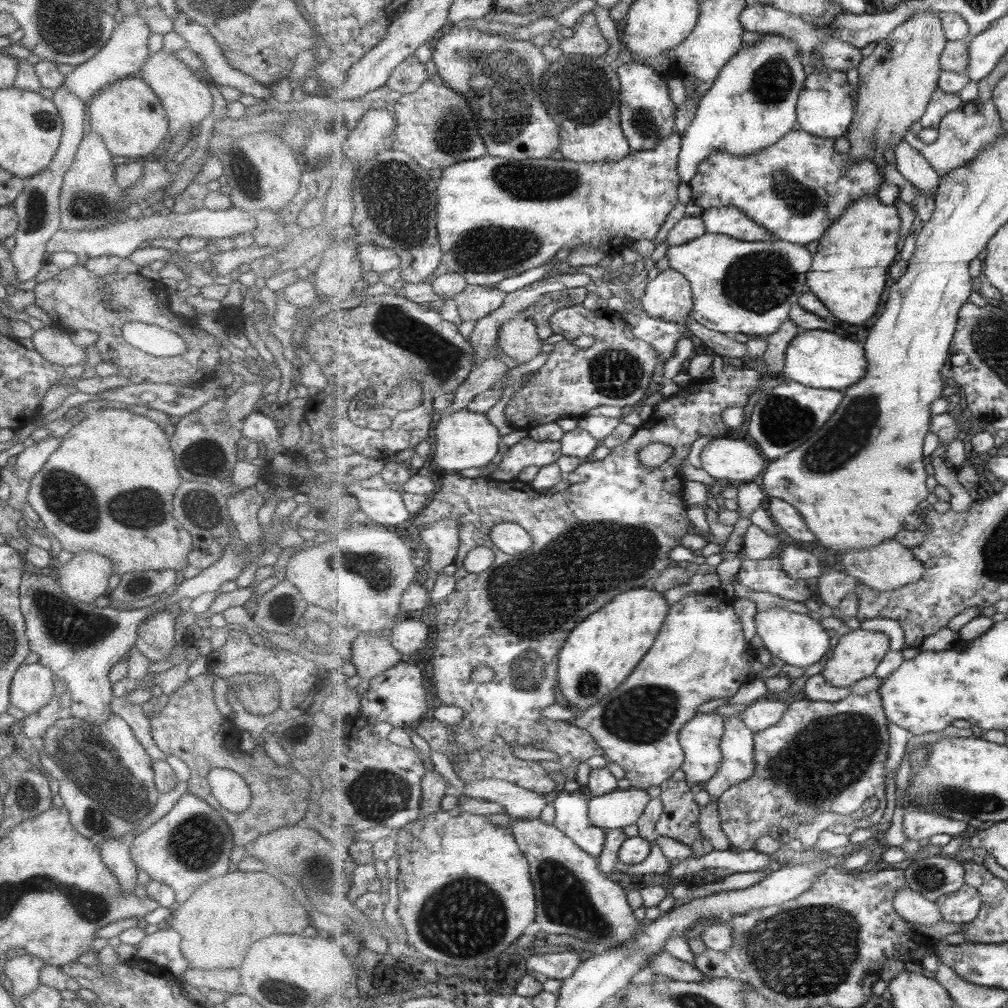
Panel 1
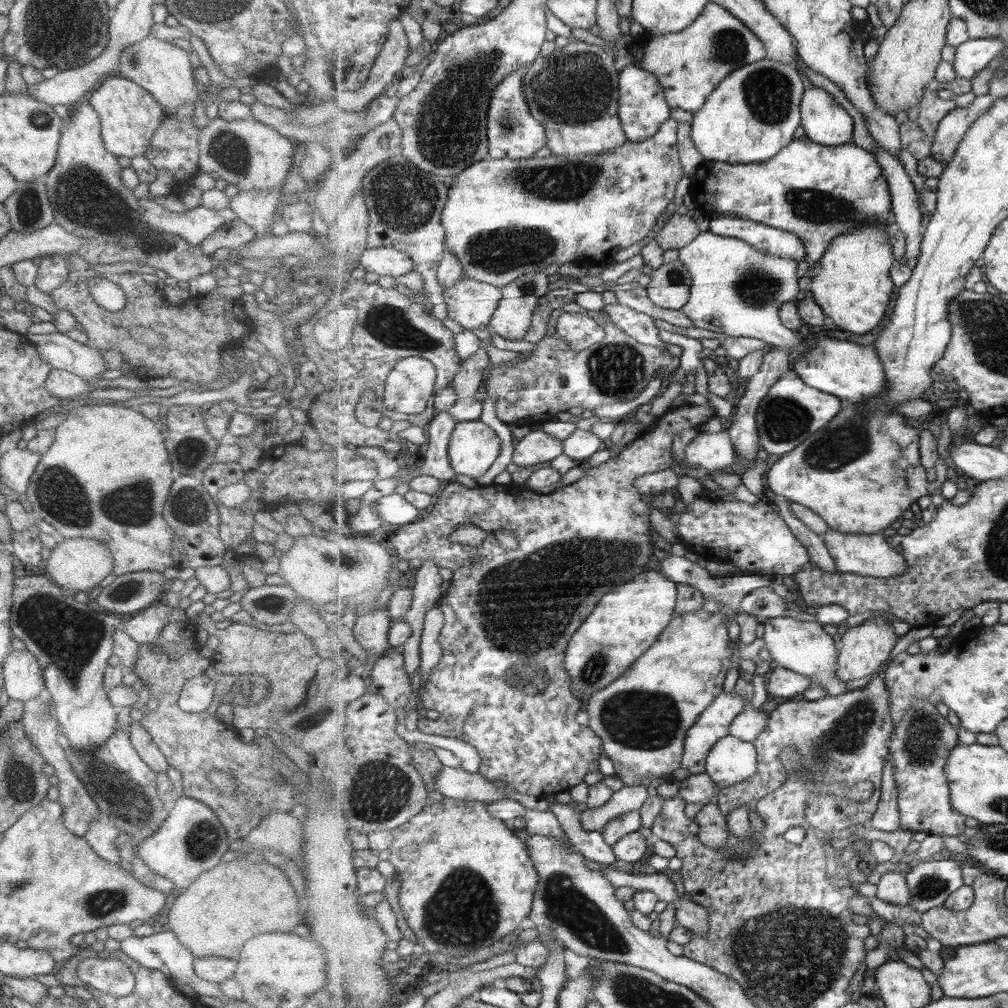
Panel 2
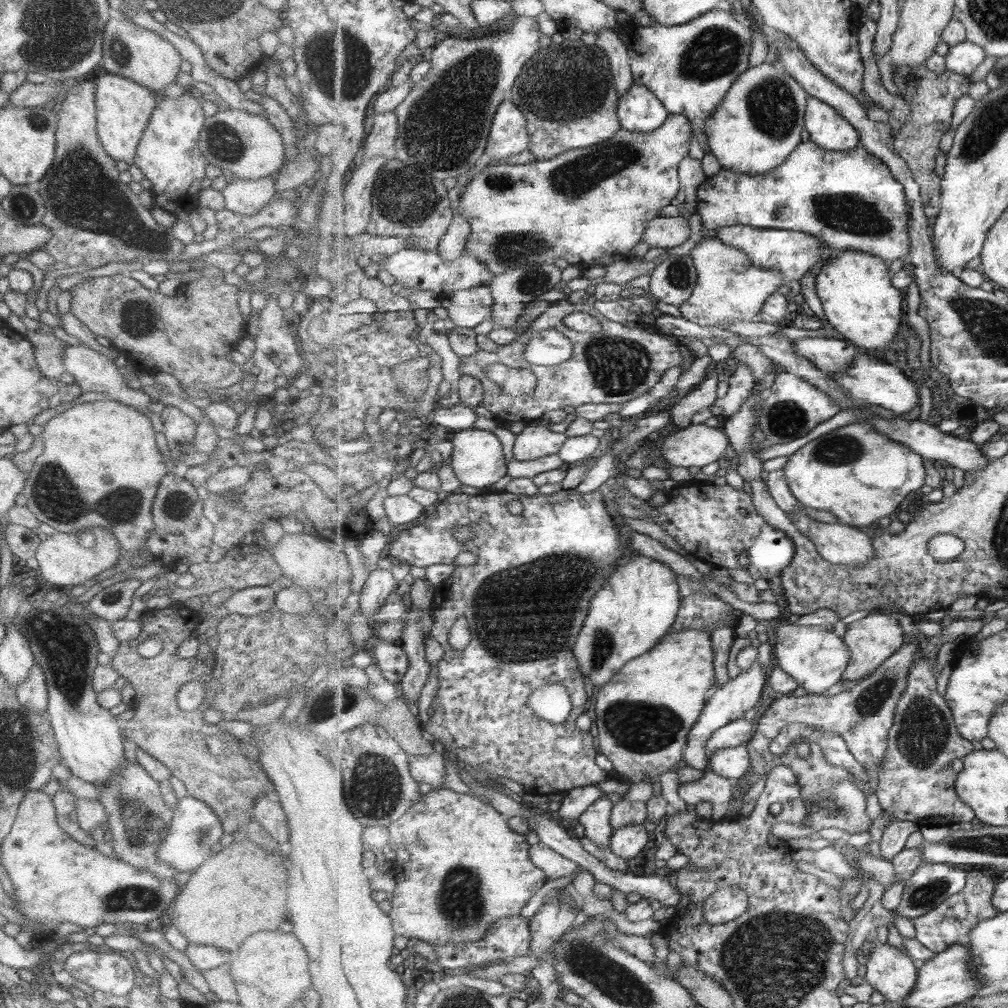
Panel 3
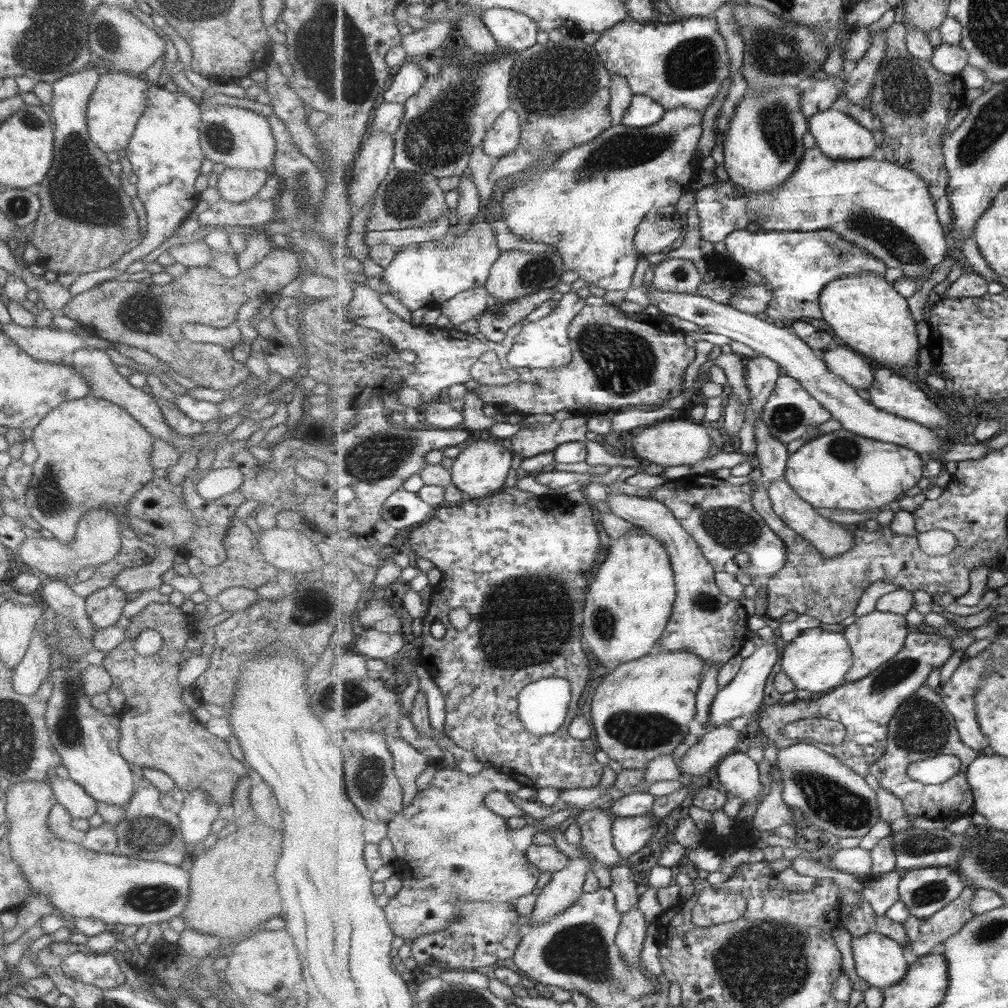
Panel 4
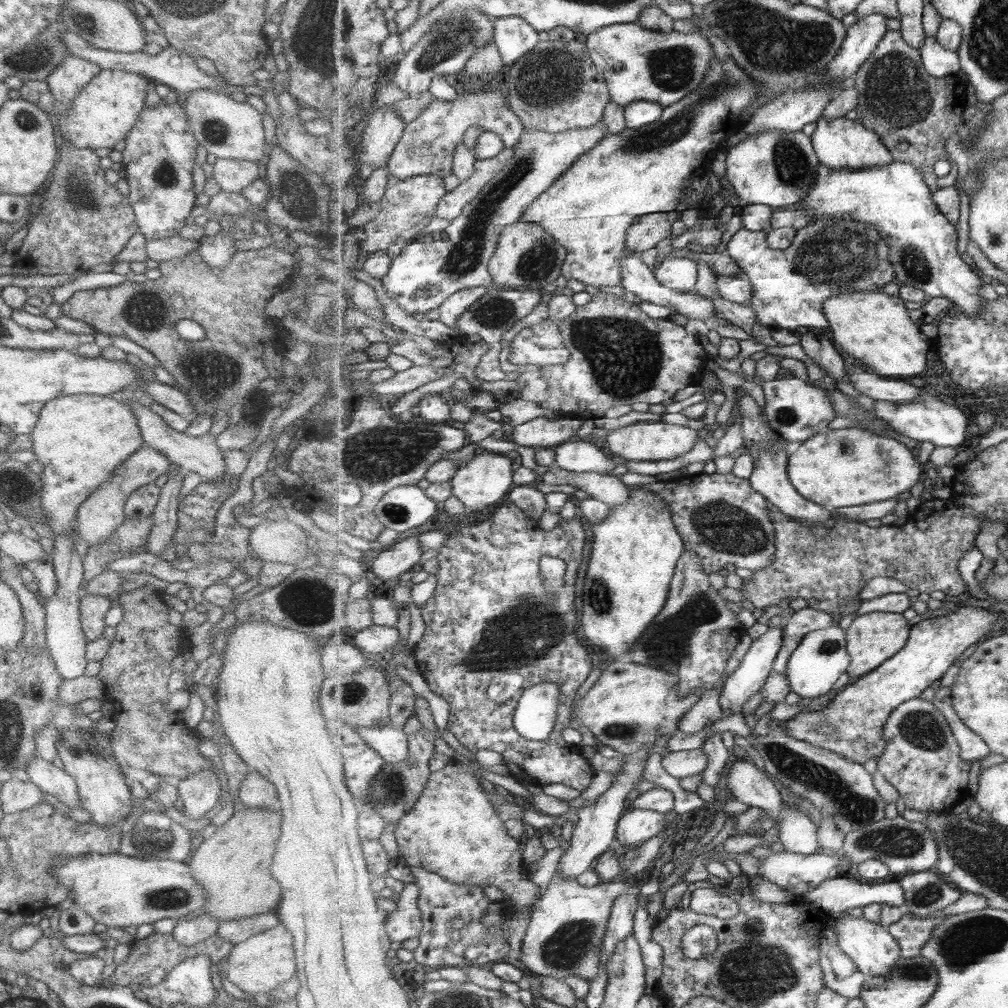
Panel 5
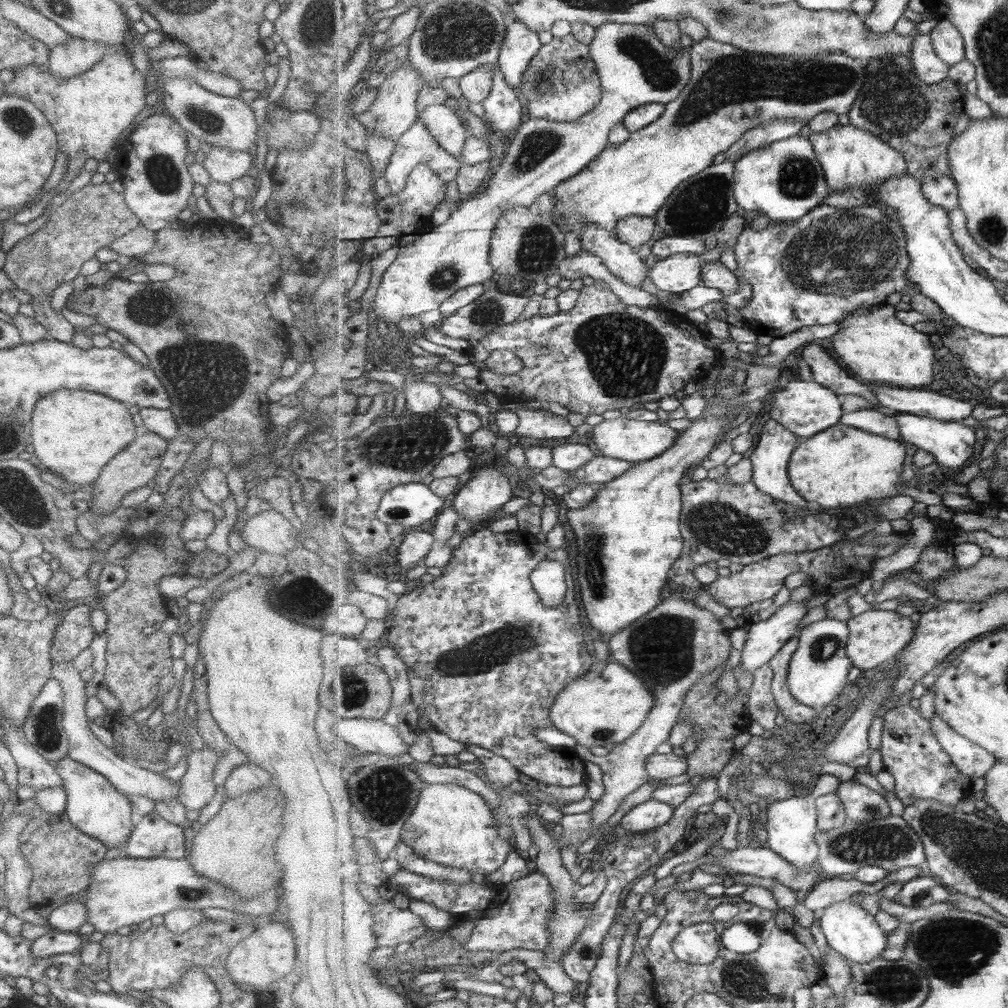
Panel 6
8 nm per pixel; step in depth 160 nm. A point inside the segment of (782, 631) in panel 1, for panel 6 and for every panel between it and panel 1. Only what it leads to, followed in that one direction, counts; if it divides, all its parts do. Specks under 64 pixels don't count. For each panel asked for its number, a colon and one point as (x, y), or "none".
2: (803, 646)
3: (817, 658)
4: (818, 661)
5: (821, 662)
6: (818, 672)

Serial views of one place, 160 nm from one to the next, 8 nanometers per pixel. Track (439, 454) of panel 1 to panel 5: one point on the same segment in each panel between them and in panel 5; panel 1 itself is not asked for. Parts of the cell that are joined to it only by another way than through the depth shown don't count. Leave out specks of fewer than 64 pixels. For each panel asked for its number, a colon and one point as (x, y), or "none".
2: (473, 448)
3: (477, 459)
4: (481, 469)
5: (486, 479)

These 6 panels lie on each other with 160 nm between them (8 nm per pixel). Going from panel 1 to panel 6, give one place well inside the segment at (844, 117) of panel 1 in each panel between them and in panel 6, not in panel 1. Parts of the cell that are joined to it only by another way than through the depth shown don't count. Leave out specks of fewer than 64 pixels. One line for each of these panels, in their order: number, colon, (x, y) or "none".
2: (824, 120)
3: (826, 126)
4: (838, 134)
5: (840, 143)
6: (851, 157)

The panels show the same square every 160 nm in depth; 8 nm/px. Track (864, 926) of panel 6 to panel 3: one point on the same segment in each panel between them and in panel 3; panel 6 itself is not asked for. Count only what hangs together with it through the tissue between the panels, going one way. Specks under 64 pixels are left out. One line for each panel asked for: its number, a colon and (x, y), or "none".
3: (894, 974)
4: (880, 961)
5: (875, 951)

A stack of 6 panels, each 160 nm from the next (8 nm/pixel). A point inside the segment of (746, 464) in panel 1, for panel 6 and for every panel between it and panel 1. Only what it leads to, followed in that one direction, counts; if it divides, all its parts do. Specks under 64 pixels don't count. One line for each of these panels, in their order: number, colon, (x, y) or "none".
2: (716, 452)
3: (698, 445)
4: (681, 442)
5: (653, 441)
6: (637, 441)

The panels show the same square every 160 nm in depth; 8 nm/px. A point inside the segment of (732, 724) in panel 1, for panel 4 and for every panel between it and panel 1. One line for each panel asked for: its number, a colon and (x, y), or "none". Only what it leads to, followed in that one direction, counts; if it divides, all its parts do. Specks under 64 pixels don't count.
2: (732, 760)
3: (735, 763)
4: (738, 772)

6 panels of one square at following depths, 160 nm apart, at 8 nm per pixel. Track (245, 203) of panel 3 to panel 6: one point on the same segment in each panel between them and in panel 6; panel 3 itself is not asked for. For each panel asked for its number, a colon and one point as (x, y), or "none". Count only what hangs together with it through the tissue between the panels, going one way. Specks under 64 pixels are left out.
4: (234, 185)
5: (231, 176)
6: (222, 165)

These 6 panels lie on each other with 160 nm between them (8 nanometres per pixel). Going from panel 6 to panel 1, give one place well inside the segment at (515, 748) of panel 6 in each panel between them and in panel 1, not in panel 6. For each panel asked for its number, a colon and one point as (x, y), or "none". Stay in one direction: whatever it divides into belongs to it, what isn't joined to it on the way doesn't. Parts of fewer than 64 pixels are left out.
1: (618, 519)
2: (501, 685)
3: (526, 598)
4: (522, 572)
5: (492, 630)

